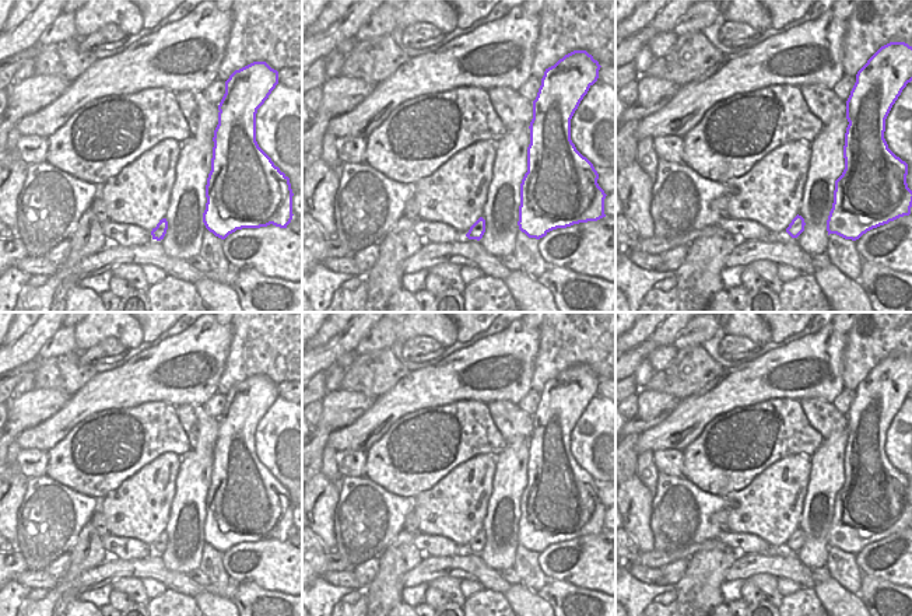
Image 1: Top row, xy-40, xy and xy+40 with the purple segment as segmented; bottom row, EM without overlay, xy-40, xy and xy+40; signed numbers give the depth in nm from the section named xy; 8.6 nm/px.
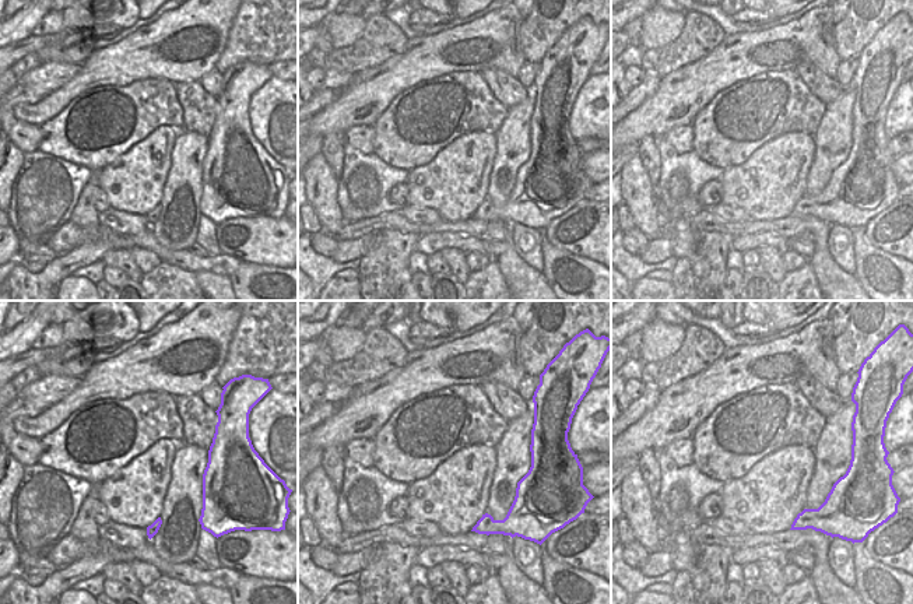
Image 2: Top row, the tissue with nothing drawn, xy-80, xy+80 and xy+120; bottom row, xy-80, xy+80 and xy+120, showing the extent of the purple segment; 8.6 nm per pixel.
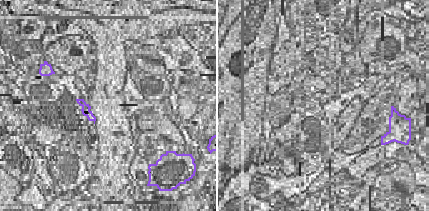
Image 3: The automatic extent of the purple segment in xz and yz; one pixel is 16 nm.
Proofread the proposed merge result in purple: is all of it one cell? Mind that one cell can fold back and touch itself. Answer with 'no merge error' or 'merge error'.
merge error

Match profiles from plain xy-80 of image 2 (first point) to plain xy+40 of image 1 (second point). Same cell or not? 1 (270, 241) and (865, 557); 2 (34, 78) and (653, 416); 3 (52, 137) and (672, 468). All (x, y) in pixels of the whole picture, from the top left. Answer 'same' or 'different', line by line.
1: same
2: same
3: different

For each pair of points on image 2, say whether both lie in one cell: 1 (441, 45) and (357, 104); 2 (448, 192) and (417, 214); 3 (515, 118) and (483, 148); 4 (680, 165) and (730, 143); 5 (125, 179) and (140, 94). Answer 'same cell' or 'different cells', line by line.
1: same cell
2: different cells
3: different cells
4: different cells
5: different cells

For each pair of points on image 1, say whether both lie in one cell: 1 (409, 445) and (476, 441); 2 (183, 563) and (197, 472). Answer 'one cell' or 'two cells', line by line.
1: one cell
2: one cell

